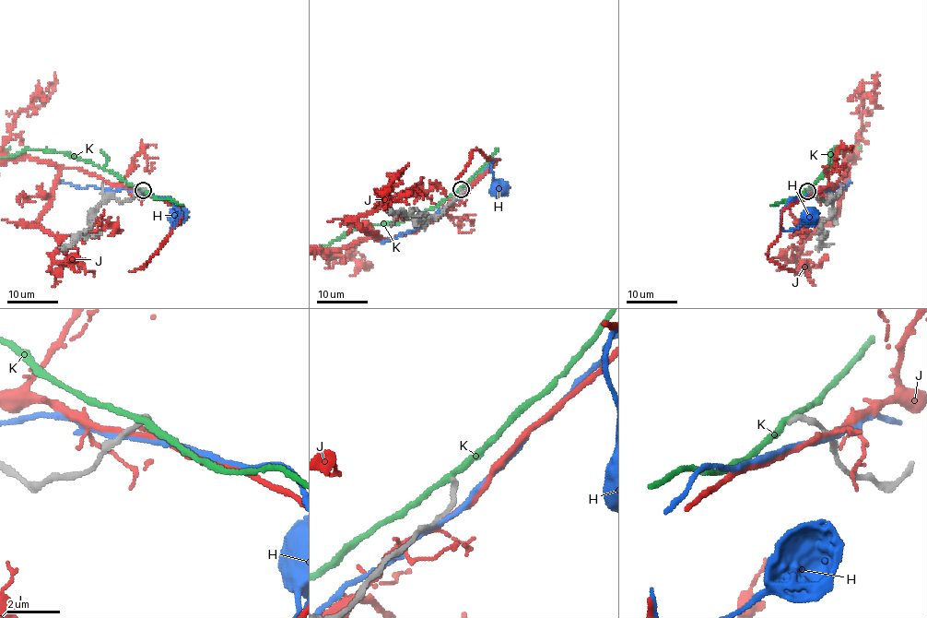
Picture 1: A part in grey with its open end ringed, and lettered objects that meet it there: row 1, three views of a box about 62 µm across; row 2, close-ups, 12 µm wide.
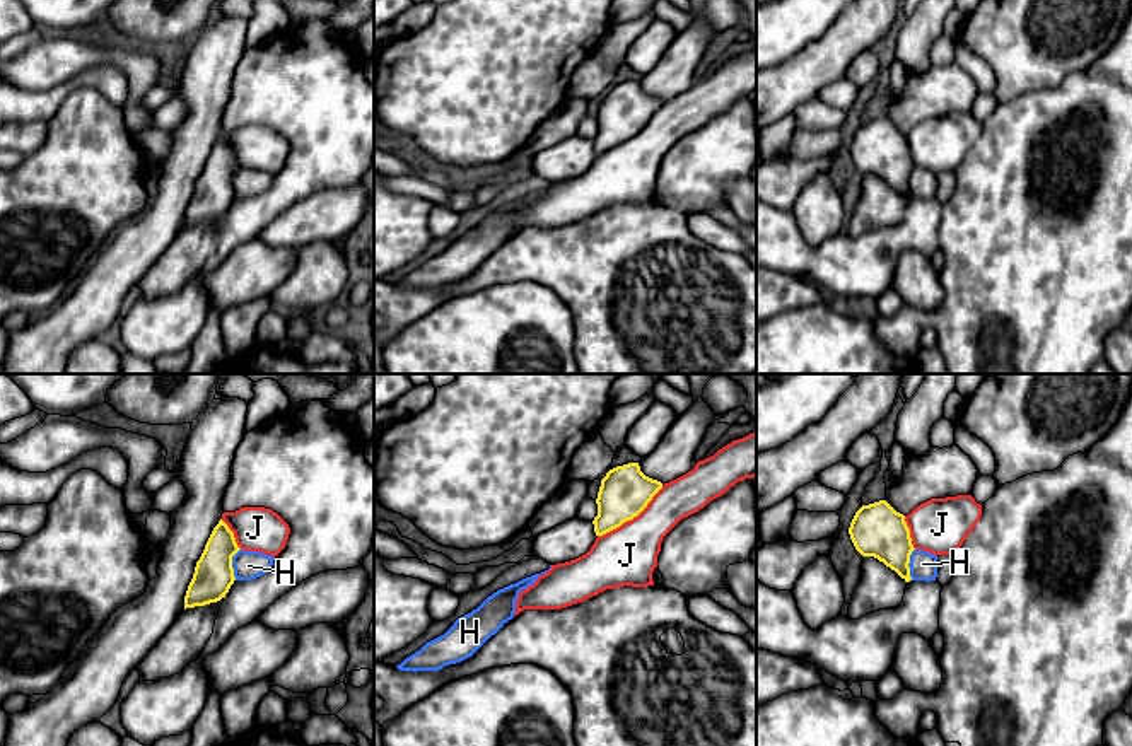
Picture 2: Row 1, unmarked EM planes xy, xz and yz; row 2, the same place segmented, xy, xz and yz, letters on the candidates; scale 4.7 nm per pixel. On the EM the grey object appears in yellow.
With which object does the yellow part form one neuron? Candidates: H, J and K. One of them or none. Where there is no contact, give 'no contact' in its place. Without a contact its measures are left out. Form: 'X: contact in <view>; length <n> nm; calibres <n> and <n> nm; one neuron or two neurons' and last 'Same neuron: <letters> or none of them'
H: contact in xy; length 150 nm; calibres 190 and 140 nm; two neurons
J: contact in xz; length 400 nm; calibres 240 and 280 nm; two neurons
K: no contact; two neurons
Same neuron: none of them

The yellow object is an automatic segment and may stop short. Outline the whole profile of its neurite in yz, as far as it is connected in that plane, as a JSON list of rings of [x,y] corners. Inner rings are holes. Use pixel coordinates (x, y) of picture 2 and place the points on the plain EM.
[[[886,118],[862,123],[849,145],[850,157],[862,174],[874,174],[910,200],[910,172],[915,167],[905,133]]]

